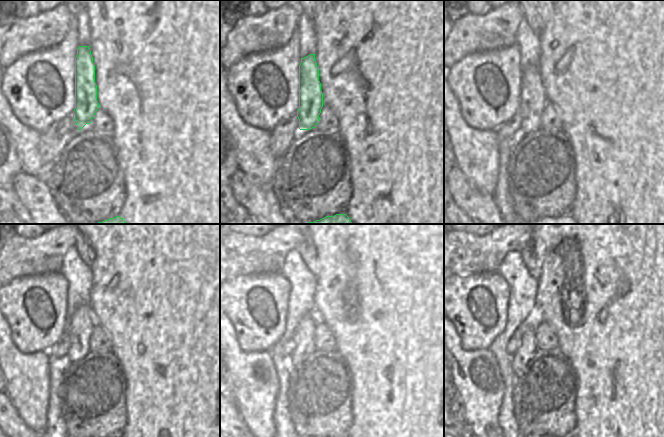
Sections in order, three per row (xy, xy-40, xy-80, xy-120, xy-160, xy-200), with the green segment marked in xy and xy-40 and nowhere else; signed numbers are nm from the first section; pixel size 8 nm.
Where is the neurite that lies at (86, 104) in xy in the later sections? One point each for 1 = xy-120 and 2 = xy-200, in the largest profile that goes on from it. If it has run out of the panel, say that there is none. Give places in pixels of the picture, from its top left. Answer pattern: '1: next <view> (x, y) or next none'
1: next xy-120 (79, 328)
2: next xy-200 (528, 345)

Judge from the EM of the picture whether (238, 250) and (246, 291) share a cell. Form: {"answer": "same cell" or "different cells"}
{"answer": "different cells"}

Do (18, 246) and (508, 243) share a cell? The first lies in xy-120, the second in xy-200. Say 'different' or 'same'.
same

